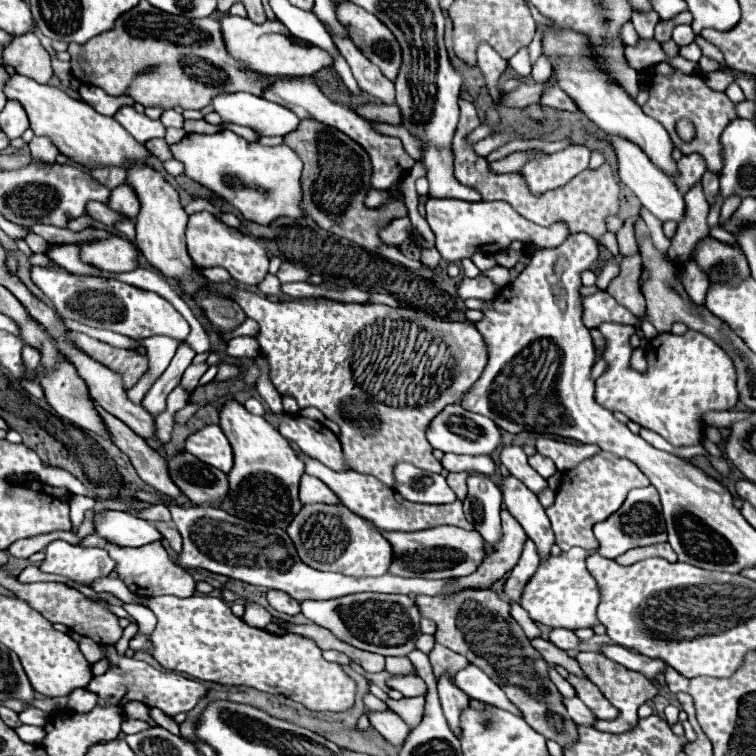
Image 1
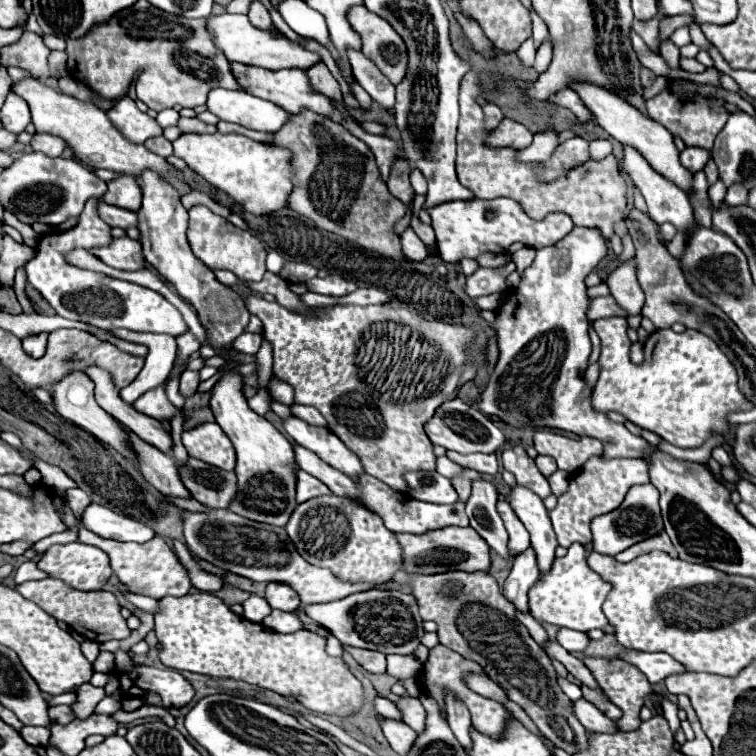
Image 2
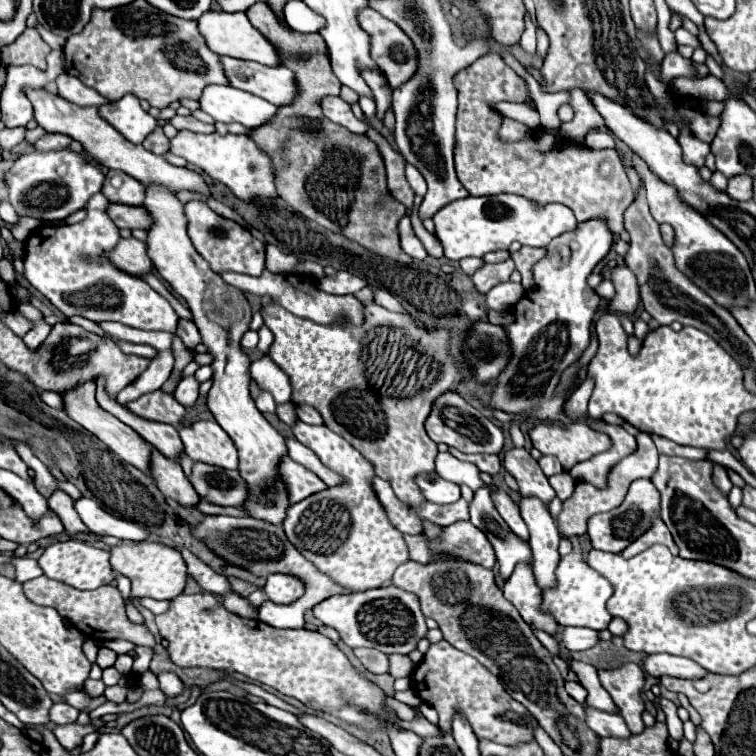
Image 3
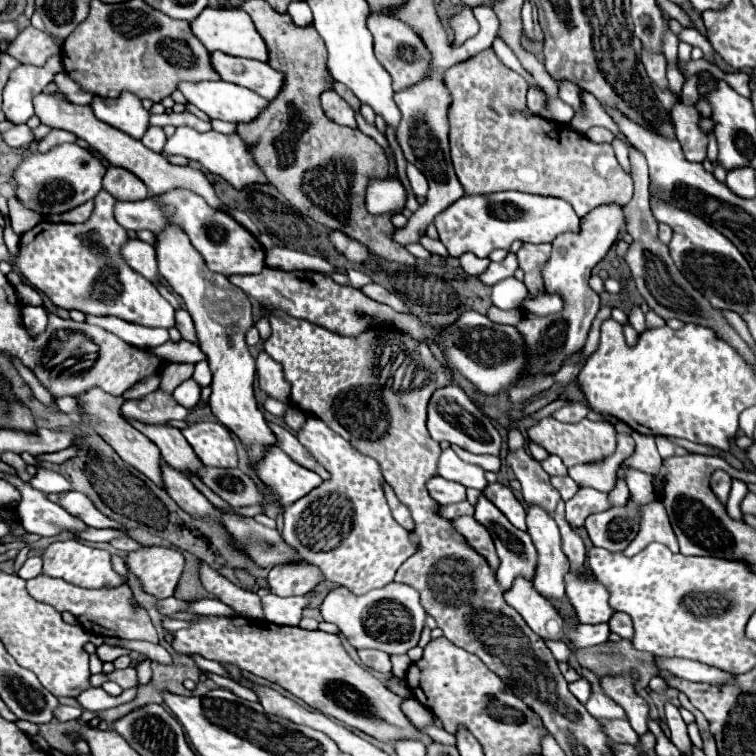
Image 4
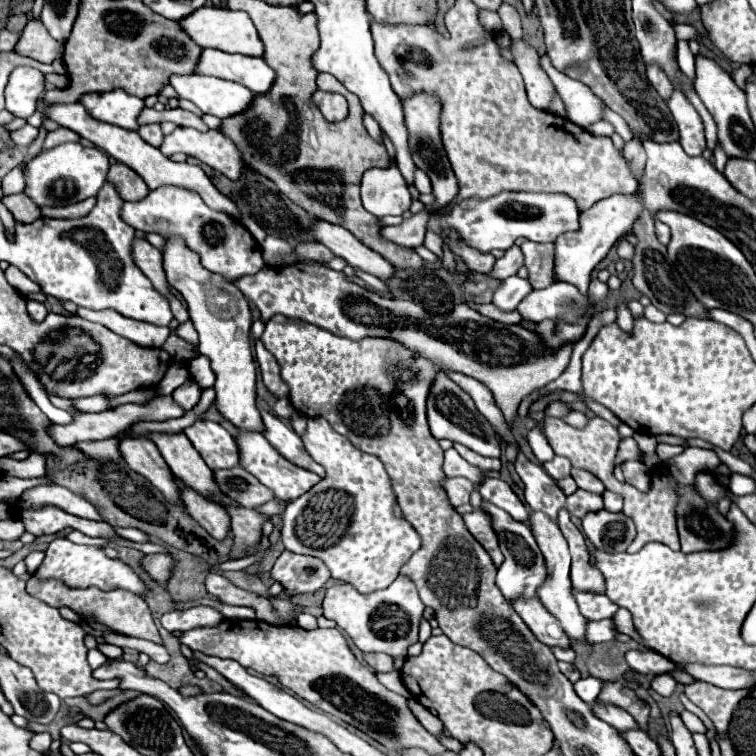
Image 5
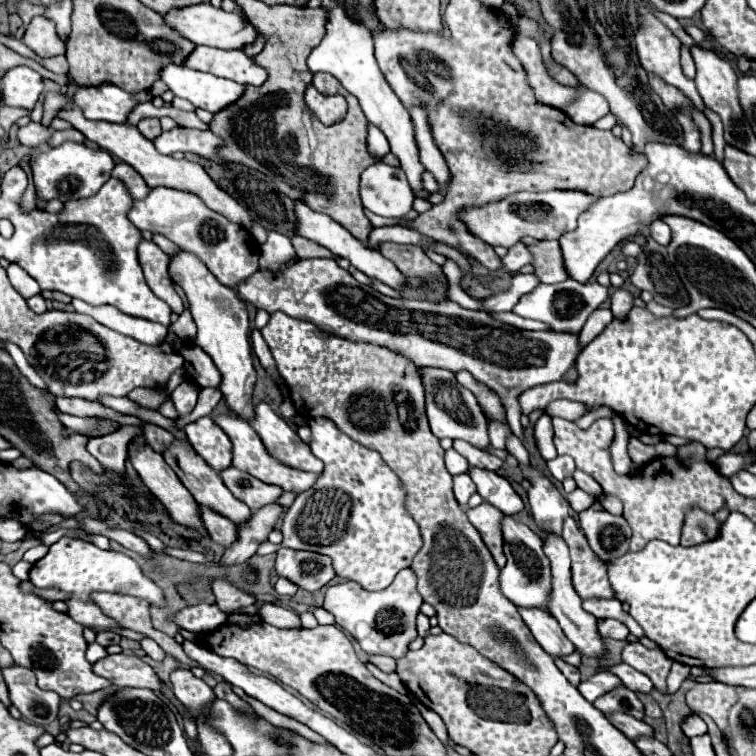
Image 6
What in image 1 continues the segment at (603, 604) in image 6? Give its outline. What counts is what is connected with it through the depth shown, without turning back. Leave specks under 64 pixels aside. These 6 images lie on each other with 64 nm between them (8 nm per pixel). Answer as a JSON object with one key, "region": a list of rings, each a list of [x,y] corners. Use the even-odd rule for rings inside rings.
{"region":[[[570,548],[560,556],[550,556],[546,562],[540,562],[536,576],[530,578],[522,592],[522,608],[528,610],[530,618],[538,624],[550,628],[592,628],[596,620],[596,608],[600,604],[600,590],[594,576],[586,568],[588,552],[584,548]]]}

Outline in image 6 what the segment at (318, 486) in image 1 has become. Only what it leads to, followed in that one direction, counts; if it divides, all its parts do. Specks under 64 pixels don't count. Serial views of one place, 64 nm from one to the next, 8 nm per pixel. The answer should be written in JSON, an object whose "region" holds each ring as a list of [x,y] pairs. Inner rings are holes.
{"region":[[[234,414],[210,416],[210,418],[228,434],[228,438],[230,438],[230,442],[232,442],[232,466],[240,468],[242,472],[248,472],[250,476],[254,476],[254,478],[258,478],[258,480],[262,480],[262,482],[266,482],[266,484],[276,484],[276,486],[282,486],[284,490],[292,490],[292,492],[296,492],[296,494],[304,492],[306,488],[310,488],[310,486],[316,482],[316,478],[318,478],[316,474],[304,472],[304,470],[296,470],[296,468],[290,468],[290,466],[286,466],[286,464],[274,460],[274,458],[266,452],[264,444],[260,442],[258,434],[254,432],[254,428],[252,428],[246,420],[234,416]]]}

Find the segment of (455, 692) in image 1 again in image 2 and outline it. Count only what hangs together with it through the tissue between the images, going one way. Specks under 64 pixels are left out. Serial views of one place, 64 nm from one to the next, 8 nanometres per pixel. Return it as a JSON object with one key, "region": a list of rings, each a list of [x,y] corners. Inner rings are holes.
{"region":[[[452,694],[446,696],[446,712],[448,712],[448,726],[452,728],[456,740],[468,750],[468,744],[472,744],[472,738],[468,736],[472,724],[470,724],[470,712],[468,708],[456,700]]]}

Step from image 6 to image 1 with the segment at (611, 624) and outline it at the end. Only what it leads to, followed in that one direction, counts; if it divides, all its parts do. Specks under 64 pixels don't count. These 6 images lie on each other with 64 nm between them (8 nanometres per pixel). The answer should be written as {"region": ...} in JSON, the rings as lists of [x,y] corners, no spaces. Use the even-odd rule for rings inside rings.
{"region":[[[552,630],[550,642],[562,650],[574,650],[580,646],[580,638],[572,630]]]}

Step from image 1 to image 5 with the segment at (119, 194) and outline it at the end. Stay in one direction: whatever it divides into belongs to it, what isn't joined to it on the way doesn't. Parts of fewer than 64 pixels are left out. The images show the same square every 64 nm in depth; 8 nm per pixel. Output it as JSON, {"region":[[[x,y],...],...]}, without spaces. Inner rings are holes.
{"region":[[[124,164],[110,166],[108,182],[112,182],[116,186],[116,190],[120,192],[120,196],[124,200],[142,200],[150,192],[148,186],[144,184],[144,180],[140,180],[140,176],[136,176],[136,172],[132,172],[132,168],[124,168]]]}

